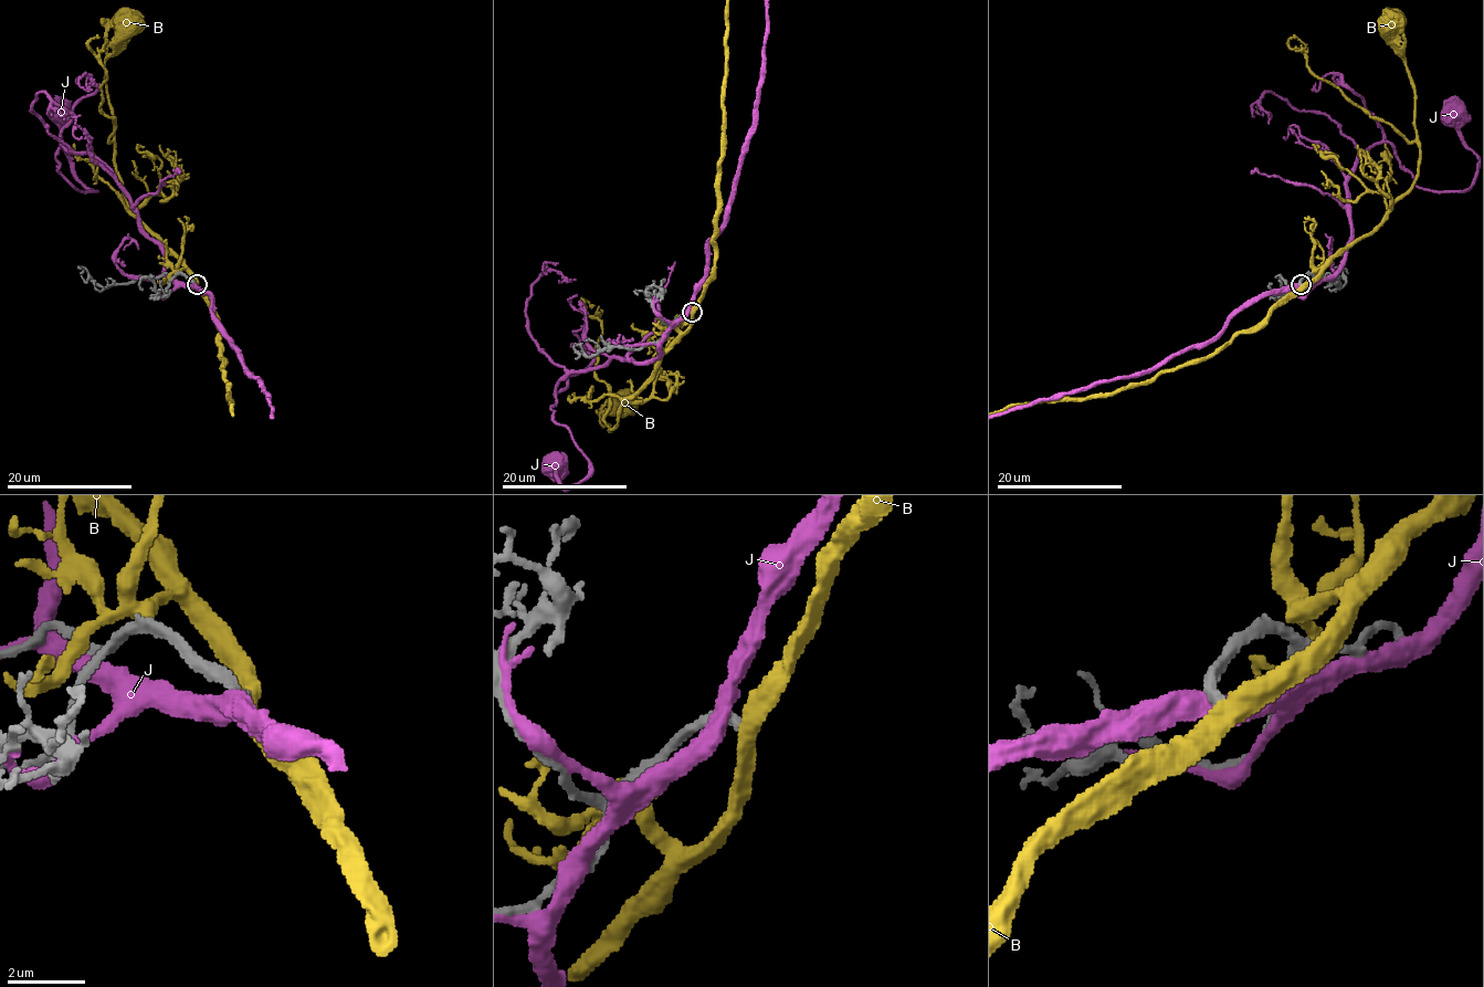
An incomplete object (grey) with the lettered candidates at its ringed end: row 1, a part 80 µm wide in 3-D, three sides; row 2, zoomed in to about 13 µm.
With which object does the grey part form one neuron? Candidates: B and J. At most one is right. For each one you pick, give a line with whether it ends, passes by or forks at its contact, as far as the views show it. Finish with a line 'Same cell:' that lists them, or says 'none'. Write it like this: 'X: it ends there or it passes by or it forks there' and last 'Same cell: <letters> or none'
Same cell: none

